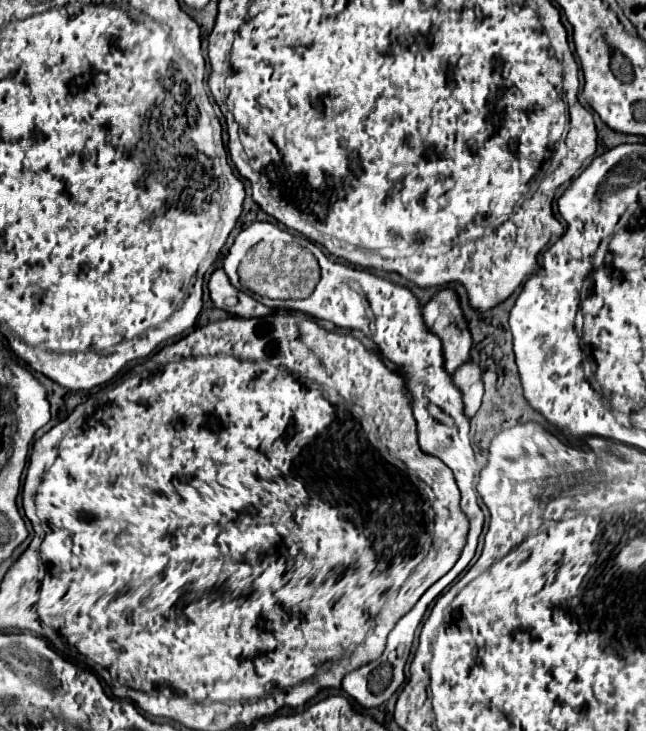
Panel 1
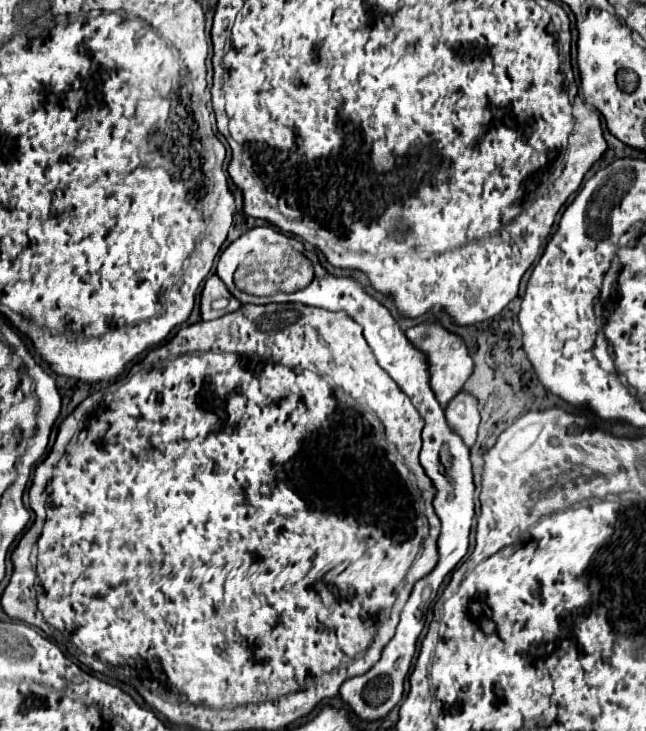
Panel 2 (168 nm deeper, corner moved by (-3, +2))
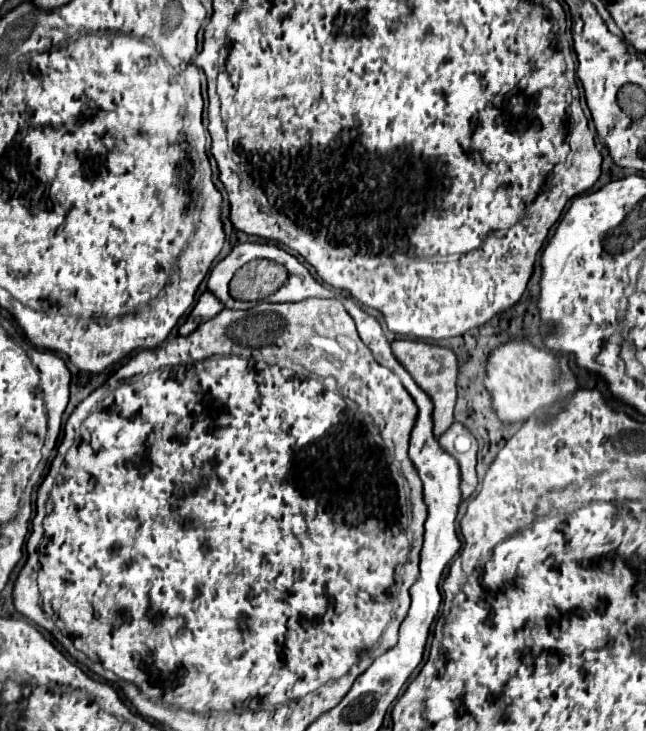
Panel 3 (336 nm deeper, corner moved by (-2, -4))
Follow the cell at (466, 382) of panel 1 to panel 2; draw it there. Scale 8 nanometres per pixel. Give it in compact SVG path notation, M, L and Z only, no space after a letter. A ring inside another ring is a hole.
M461 390L445 408L445 416L449 424L461 434L465 444L471 448L477 436L477 426L479 426L479 408L473 396L469 392Z

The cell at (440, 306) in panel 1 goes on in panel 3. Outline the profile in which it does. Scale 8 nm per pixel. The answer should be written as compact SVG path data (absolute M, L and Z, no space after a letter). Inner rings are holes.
M396 340L392 342L392 352L398 362L412 374L414 382L432 398L434 402L434 430L436 436L444 434L448 426L454 422L454 404L456 404L456 376L458 376L458 362L452 350L436 346L436 344L412 344L412 340Z

